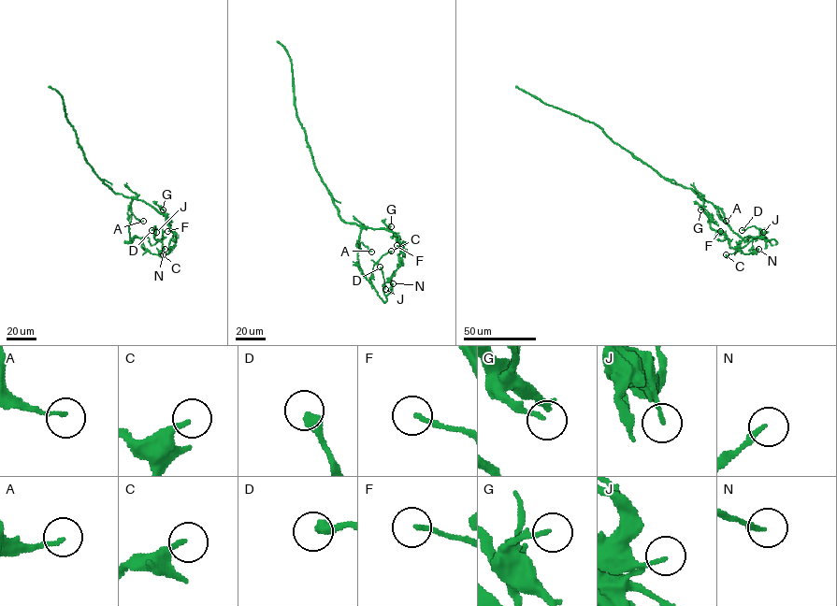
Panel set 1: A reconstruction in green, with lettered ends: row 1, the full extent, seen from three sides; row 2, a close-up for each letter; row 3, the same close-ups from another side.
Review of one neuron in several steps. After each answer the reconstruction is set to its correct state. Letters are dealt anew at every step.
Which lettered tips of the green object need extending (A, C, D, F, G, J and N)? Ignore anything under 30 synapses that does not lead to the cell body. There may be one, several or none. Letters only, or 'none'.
none

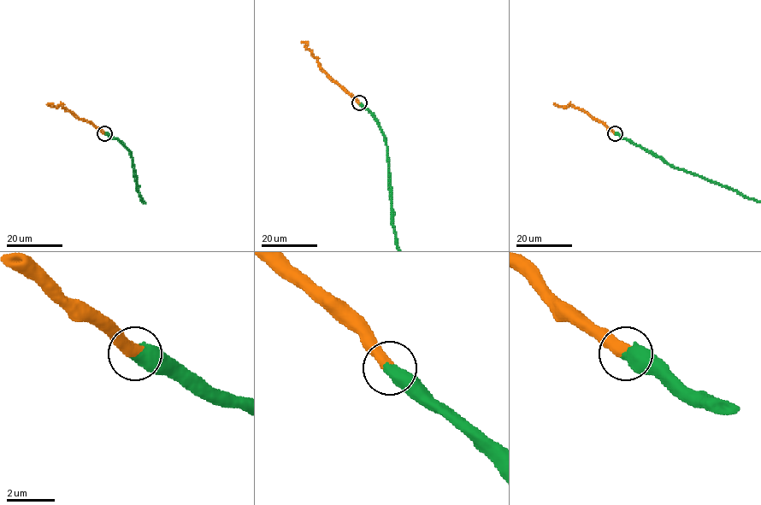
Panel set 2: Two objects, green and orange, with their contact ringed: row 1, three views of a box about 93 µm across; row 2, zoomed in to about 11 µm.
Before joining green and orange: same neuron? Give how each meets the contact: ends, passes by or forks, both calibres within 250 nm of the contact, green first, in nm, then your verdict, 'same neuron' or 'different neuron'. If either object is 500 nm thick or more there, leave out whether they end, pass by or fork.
500 nm thick on the green side, 500 nm on the other; same neuron

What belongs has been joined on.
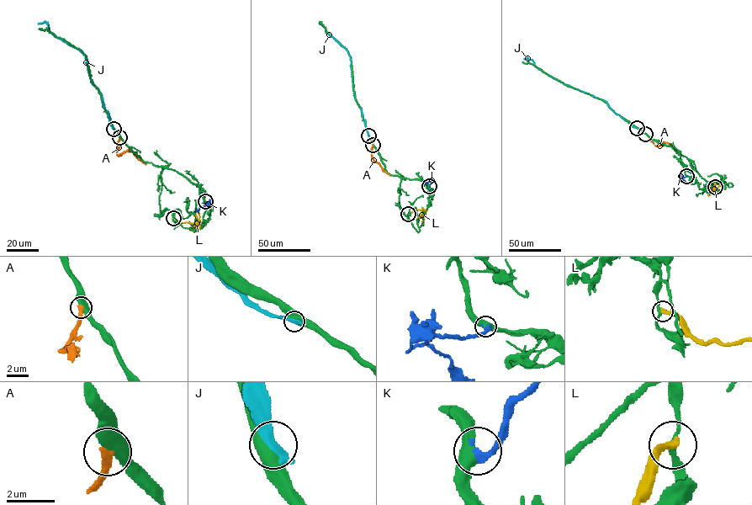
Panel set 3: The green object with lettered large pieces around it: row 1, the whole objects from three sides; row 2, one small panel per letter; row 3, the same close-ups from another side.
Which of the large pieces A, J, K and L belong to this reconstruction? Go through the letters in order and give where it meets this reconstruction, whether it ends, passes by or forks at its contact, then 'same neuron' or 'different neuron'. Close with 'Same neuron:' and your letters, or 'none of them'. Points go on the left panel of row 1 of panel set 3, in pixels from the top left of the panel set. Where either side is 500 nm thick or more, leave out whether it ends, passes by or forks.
A: meets green at (119, 137); it ends there; different neuron
J: meets green at (113, 129); different neuron
K: meets green at (205, 201); same neuron
L: meets green at (173, 218); it ends there; different neuron
Same neuron: K

